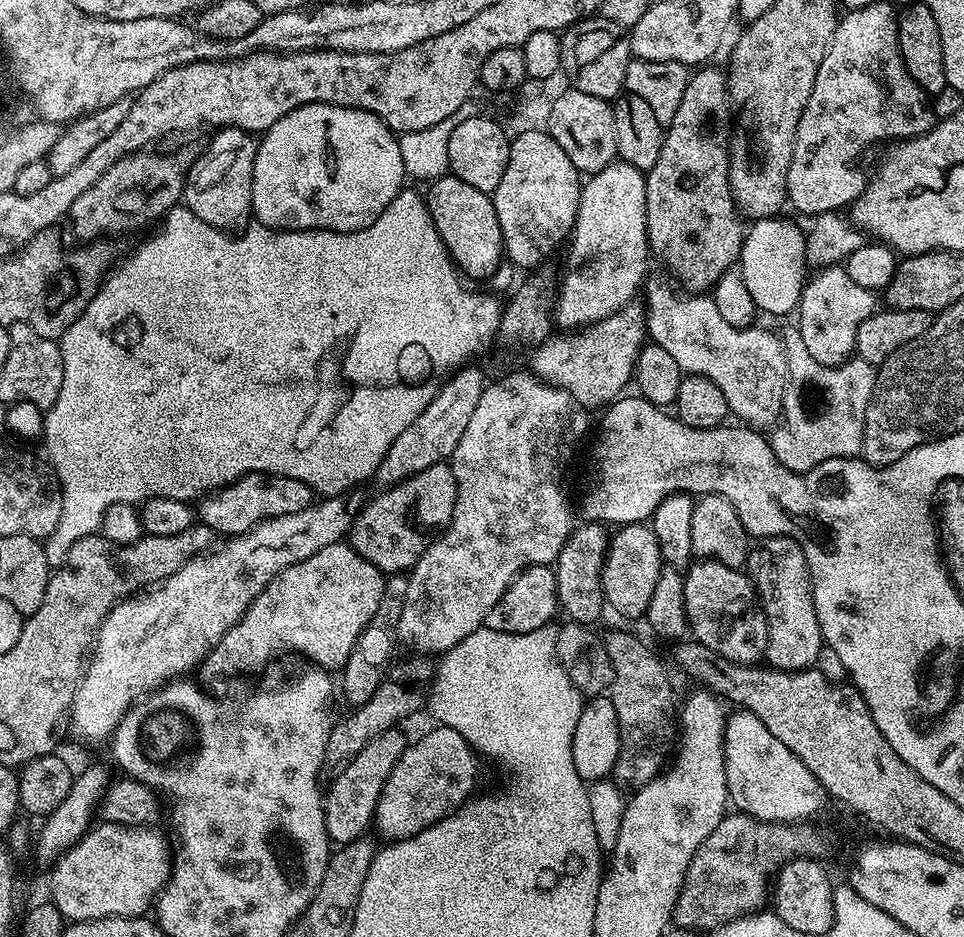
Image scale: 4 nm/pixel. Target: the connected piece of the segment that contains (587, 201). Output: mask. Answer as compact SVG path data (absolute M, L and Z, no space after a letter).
M619 158L612 161L611 164L607 164L602 170L591 173L583 181L580 190L580 205L578 206L578 214L576 215L576 224L573 226L570 239L567 241L566 249L568 253L564 256L564 272L559 273L558 276L558 295L554 300L554 320L557 325L560 324L561 329L564 330L579 330L581 328L587 328L593 324L597 324L600 320L610 318L610 314L614 314L618 310L622 310L628 304L633 303L637 299L636 291L641 291L642 285L645 283L648 272L648 256L650 257L650 249L648 247L648 219L646 218L646 192L648 190L648 181L645 173L636 169L634 166L628 164L624 160Z

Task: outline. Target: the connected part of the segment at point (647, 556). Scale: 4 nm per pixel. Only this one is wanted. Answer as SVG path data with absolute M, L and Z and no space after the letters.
M647 523L625 524L611 533L608 557L604 559L602 584L604 598L609 609L620 616L640 616L647 613L650 596L658 583L662 567L658 538Z

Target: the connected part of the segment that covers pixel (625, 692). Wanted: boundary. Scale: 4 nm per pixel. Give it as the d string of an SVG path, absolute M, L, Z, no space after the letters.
M612 632L603 637L603 642L612 663L610 699L620 727L618 762L612 768L612 776L615 783L635 790L655 780L665 767L664 756L673 755L678 740L678 704L672 701L670 672L638 637Z

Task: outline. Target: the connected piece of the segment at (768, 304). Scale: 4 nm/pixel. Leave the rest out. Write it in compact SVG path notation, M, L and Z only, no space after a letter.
M784 219L755 221L752 228L745 231L738 261L738 271L750 289L750 298L754 298L761 313L769 312L772 316L784 316L787 312L795 313L799 309L800 295L804 293L805 283L810 276L805 229Z

